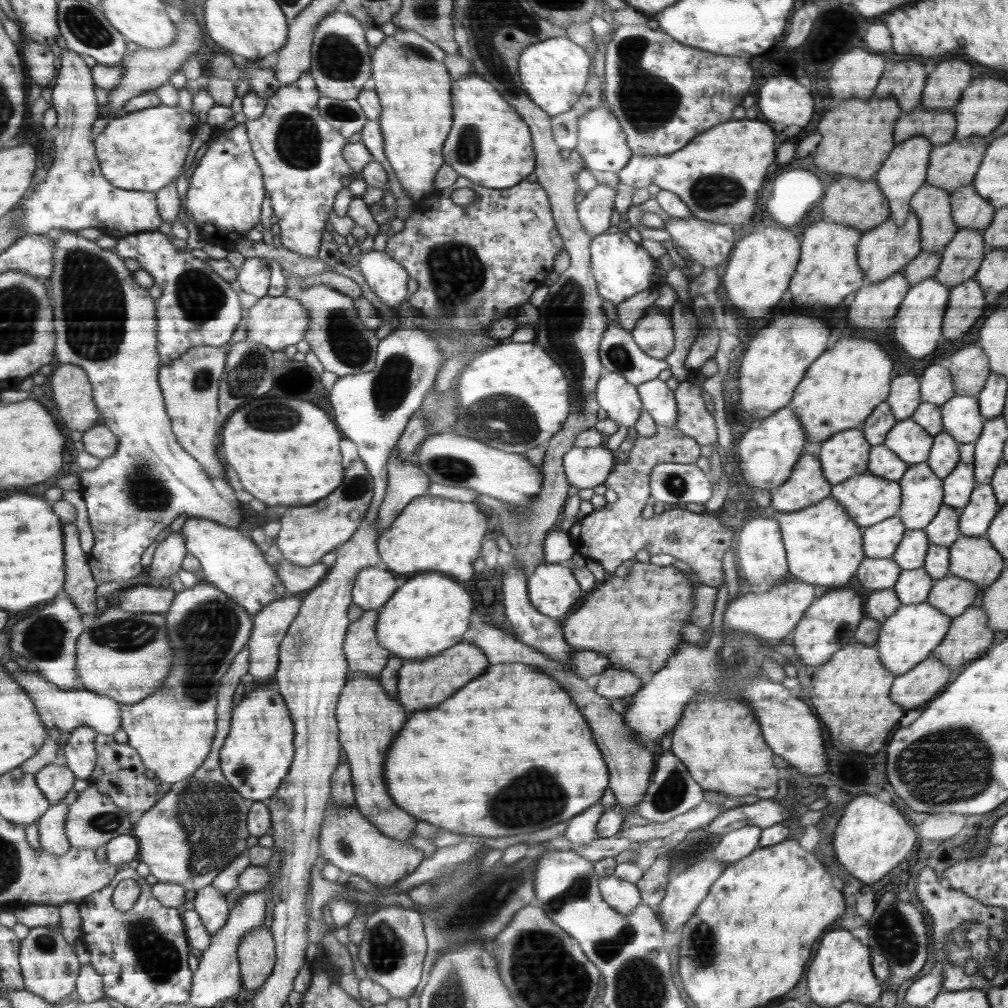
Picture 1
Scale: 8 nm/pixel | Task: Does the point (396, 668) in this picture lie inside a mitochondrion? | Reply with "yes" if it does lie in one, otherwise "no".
no

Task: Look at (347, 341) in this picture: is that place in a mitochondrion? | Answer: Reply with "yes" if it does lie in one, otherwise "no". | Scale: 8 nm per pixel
yes

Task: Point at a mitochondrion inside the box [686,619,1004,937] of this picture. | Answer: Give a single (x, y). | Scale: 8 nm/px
(956, 760)

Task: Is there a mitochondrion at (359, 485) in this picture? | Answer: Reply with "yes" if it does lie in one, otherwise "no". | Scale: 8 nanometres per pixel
yes

